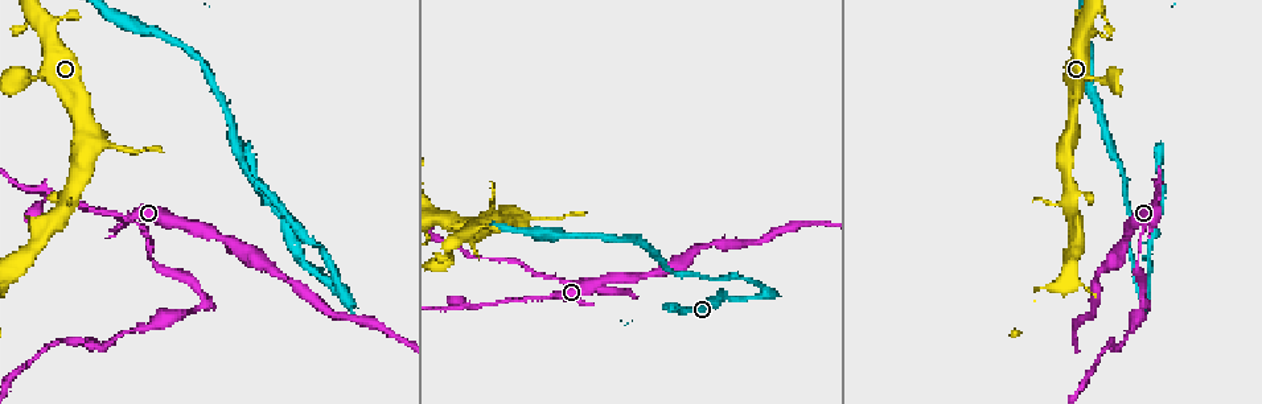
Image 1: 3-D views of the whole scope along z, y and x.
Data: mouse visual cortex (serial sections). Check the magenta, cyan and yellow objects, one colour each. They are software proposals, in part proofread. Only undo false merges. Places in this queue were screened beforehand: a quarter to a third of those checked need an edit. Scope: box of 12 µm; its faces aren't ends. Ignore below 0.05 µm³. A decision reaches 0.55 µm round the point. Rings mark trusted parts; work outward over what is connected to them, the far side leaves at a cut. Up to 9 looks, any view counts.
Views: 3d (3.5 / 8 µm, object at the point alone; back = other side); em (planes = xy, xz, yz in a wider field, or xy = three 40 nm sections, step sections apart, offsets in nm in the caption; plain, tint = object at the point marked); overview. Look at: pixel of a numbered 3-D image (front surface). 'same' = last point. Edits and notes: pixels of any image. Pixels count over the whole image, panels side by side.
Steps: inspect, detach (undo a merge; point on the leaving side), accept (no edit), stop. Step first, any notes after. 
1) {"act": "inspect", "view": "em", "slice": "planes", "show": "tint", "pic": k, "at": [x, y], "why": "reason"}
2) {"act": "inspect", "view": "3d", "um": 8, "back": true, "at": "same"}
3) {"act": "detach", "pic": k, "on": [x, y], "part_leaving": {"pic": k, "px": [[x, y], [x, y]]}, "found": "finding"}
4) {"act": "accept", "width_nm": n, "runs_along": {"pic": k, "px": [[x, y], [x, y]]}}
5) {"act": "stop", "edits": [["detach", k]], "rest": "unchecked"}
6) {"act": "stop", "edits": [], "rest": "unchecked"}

{"act": "inspect", "view": "3d", "um": 3.5, "pic": 1, "at": [1156, 197], "why": "two arms in line, one across"}

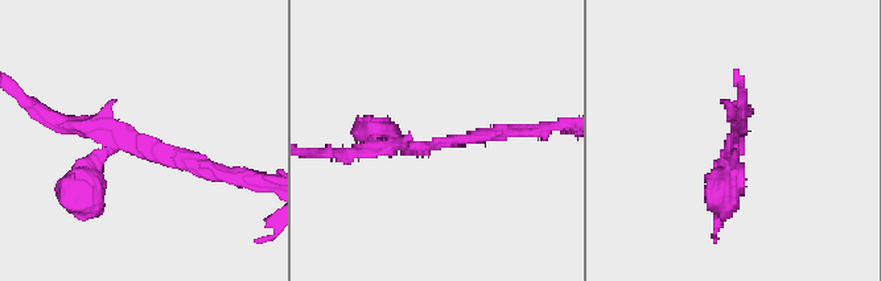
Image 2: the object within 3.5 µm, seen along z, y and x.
{"act": "inspect", "view": "em", "slice": "xy", "step": 3, "show": "tint", "pic": 2, "at": [125, 141], "arms": 3, "arm_widths_nm": [150, 150, 350]}

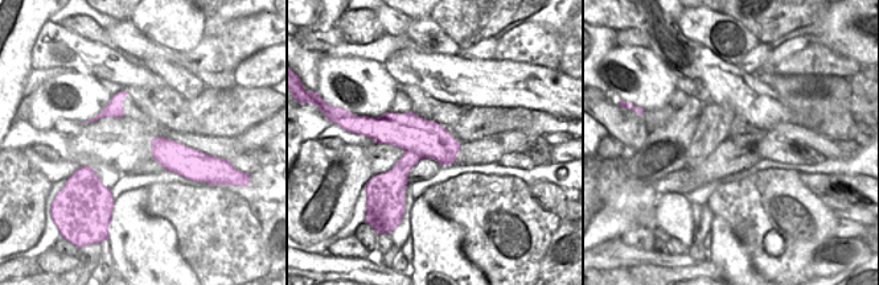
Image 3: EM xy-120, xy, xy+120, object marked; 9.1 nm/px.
{"act": "accept", "runs_along": {"pic": 2, "px": [[206, 164], [124, 139], [93, 160], [81, 205]]}, "found": "all the same cell"}

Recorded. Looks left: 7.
{"act": "inspect", "view": "3d", "um": 8, "pic": 1, "at": [150, 256]}

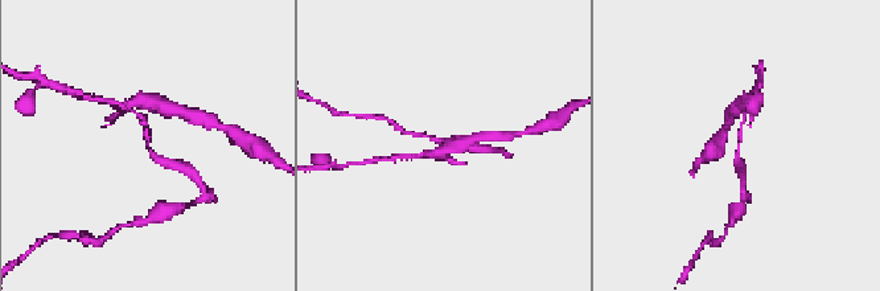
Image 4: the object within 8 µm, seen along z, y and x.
{"act": "inspect", "view": "3d", "um": 3.5, "pic": 4, "at": [149, 148]}

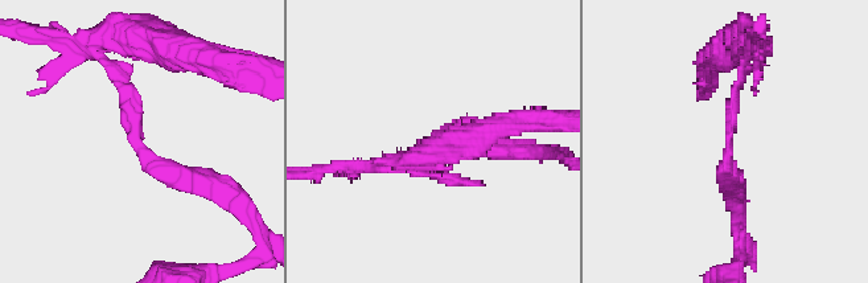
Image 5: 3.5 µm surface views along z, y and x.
{"act": "inspect", "view": "em", "slice": "xy", "step": 1, "show": "tint", "pic": 5, "at": [137, 147], "arm_widths_nm": [150, 300]}

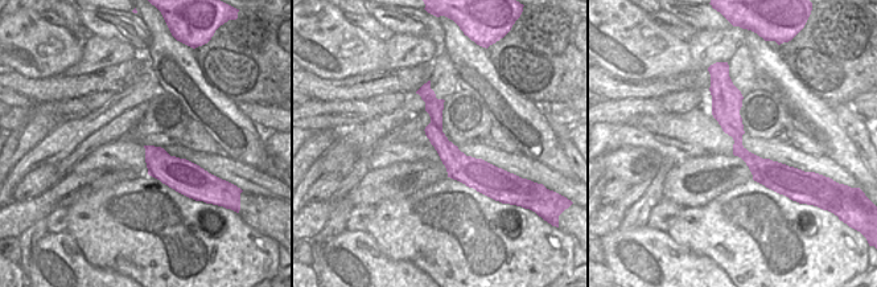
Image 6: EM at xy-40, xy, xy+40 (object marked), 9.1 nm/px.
{"act": "accept", "width_nm": 220, "runs_along": {"pic": 5, "px": [[118, 68], [138, 146], [210, 191]]}, "found": "all the same cell"}

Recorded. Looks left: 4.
{"act": "inspect", "view": "3d", "um": 3.5, "pic": 1, "at": [190, 311], "why": "sharp bend"}

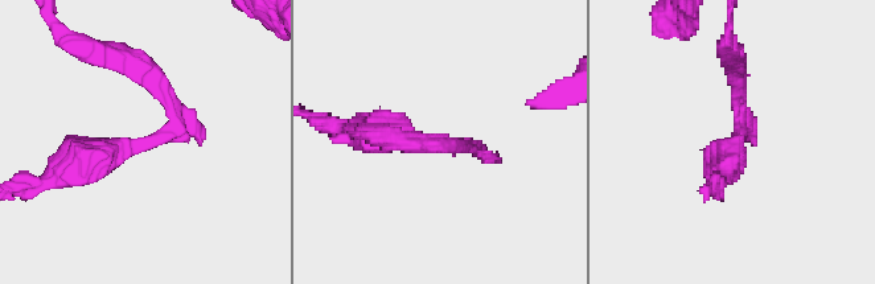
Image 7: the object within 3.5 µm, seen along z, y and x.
{"act": "inspect", "view": "em", "slice": "xy", "step": 5, "show": "tint", "pic": 7, "at": [137, 146]}

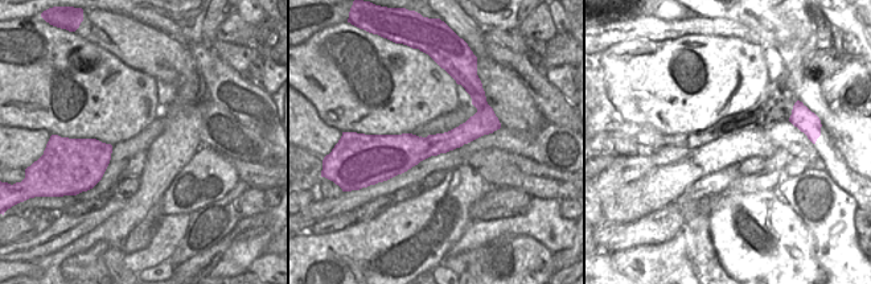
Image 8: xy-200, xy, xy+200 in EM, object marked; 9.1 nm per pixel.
{"act": "inspect", "view": "em", "slice": "xy", "step": 3, "show": "tint", "at": "same"}

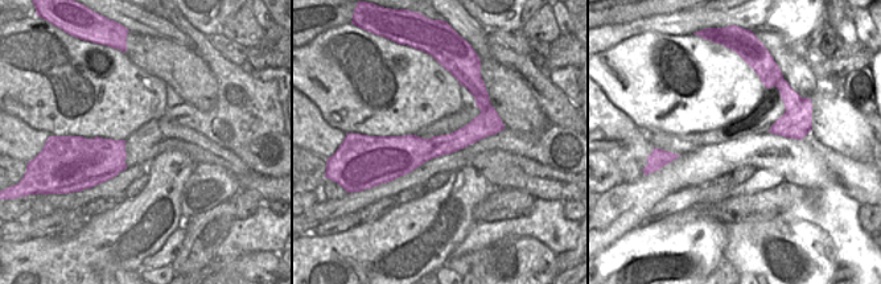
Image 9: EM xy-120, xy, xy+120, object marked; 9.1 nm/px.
{"act": "accept", "width_nm": 280, "runs_along": {"pic": 9, "px": [[494, 128], [383, 153]]}, "found": "one cell here"}

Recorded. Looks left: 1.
{"act": "stop", "edits": [], "rest": "unchecked"}

